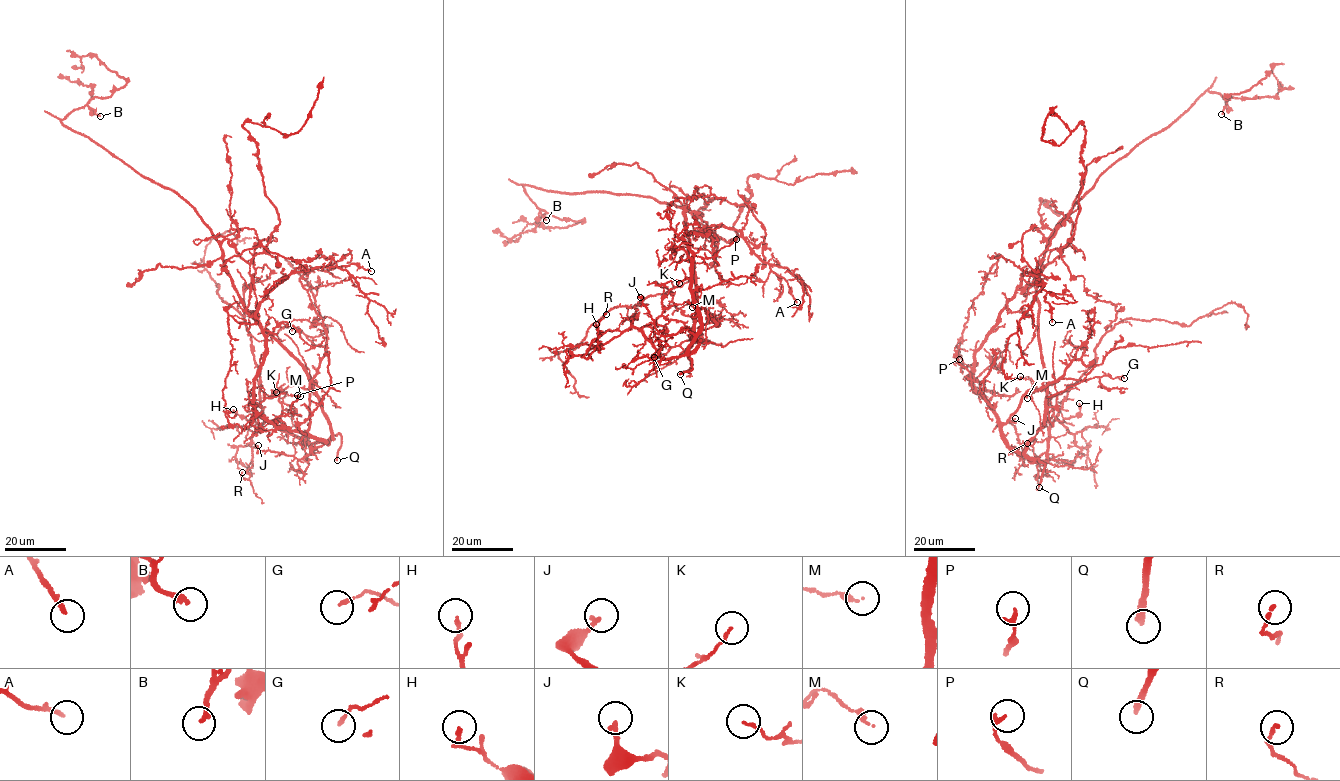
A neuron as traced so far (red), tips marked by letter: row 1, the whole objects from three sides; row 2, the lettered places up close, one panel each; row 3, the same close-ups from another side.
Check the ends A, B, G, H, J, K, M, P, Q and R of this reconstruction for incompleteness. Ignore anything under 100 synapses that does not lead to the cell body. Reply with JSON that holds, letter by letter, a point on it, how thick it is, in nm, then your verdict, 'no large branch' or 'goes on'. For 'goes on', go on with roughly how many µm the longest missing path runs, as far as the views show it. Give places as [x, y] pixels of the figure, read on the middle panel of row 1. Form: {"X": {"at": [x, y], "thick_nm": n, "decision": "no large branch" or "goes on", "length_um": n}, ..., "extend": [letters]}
{"A": {"at": [797, 302], "thick_nm": 180, "decision": "no large branch"}, "B": {"at": [546, 220], "thick_nm": 220, "decision": "no large branch"}, "G": {"at": [654, 357], "thick_nm": 140, "decision": "no large branch"}, "H": {"at": [596, 324], "thick_nm": 160, "decision": "no large branch"}, "J": {"at": [640, 297], "thick_nm": 180, "decision": "no large branch"}, "K": {"at": [679, 283], "thick_nm": 110, "decision": "no large branch"}, "M": {"at": [692, 307], "thick_nm": 220, "decision": "no large branch"}, "P": {"at": [736, 239], "thick_nm": 160, "decision": "no large branch"}, "Q": {"at": [680, 374], "thick_nm": 280, "decision": "goes on", "length_um": 40}, "R": {"at": [606, 314], "thick_nm": 150, "decision": "no large branch"}, "extend": ["Q"]}

